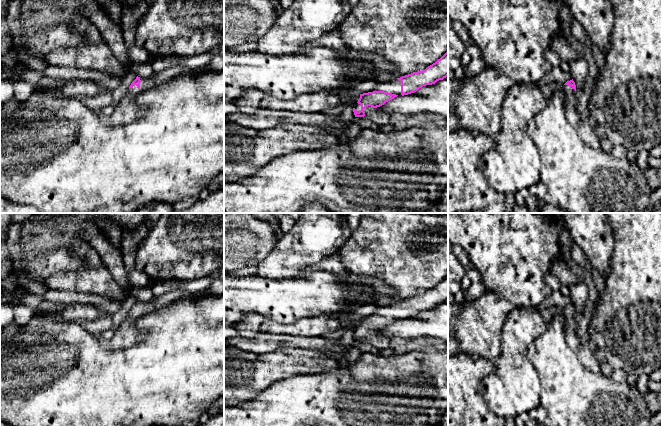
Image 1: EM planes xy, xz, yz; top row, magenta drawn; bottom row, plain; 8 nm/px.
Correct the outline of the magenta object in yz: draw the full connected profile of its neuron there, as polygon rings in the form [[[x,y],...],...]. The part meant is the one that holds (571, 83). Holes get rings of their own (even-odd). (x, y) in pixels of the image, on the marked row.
[[[573,79],[570,81],[567,81],[562,86],[562,88],[566,95],[565,110],[566,110],[567,120],[573,127],[577,128],[577,126],[583,122],[576,111],[576,103],[578,98],[576,95],[575,82],[573,81]]]

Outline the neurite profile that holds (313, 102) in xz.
[[[323,90],[306,95],[298,95],[289,100],[264,96],[259,108],[315,113],[324,112],[327,108],[340,104],[356,104],[359,98],[360,94],[358,93],[334,93],[331,90]]]

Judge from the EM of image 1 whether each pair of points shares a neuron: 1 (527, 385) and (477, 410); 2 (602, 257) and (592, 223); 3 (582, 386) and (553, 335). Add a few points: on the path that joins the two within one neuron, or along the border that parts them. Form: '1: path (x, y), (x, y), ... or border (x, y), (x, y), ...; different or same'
1: border (481, 382), (484, 400), (488, 408), (497, 415); different
2: path (598, 249), (592, 231); same
3: path (569, 373), (553, 357), (553, 348); same

